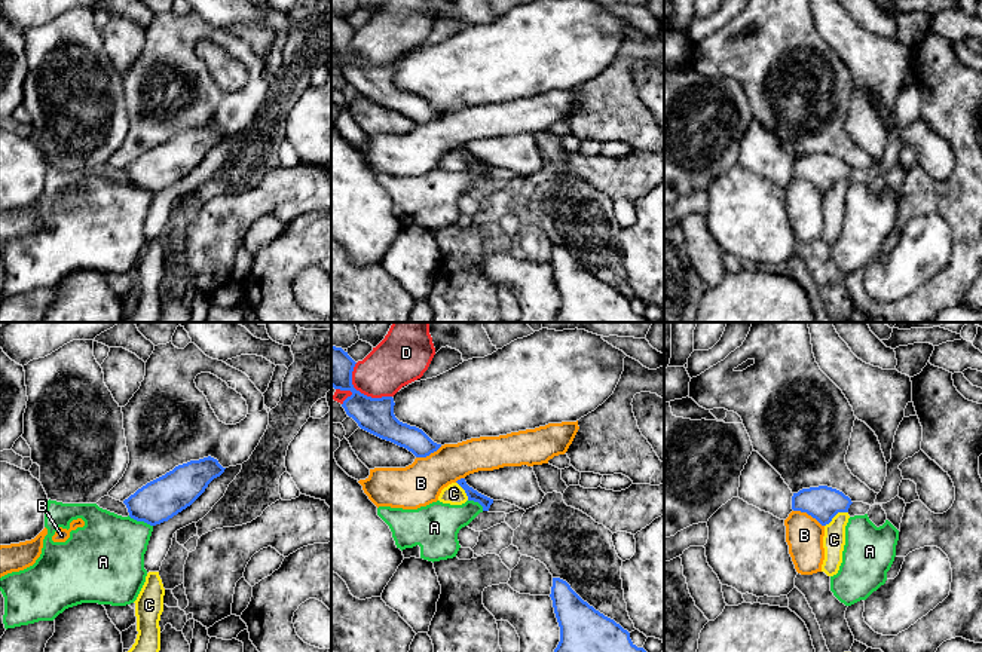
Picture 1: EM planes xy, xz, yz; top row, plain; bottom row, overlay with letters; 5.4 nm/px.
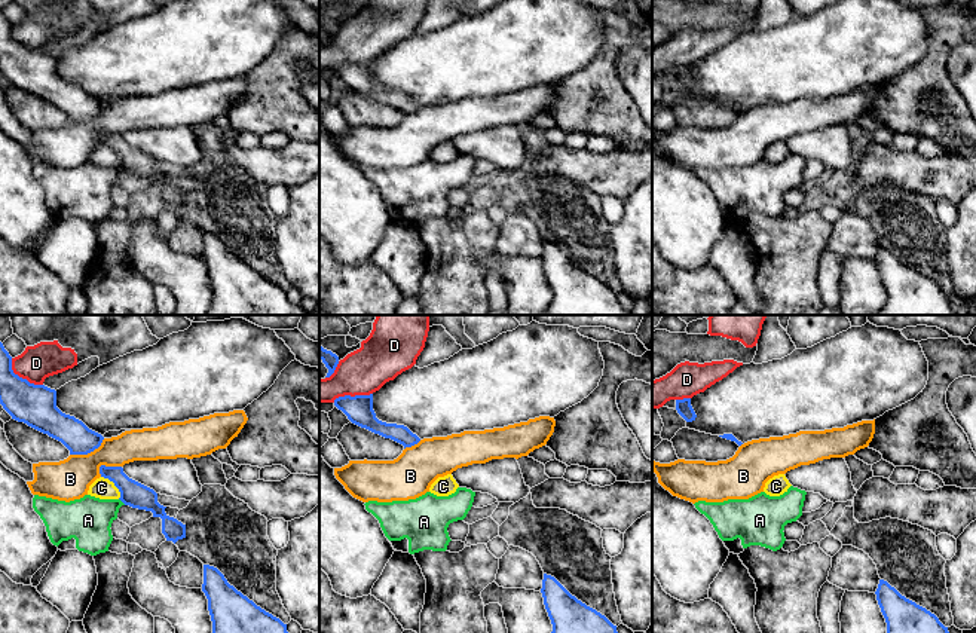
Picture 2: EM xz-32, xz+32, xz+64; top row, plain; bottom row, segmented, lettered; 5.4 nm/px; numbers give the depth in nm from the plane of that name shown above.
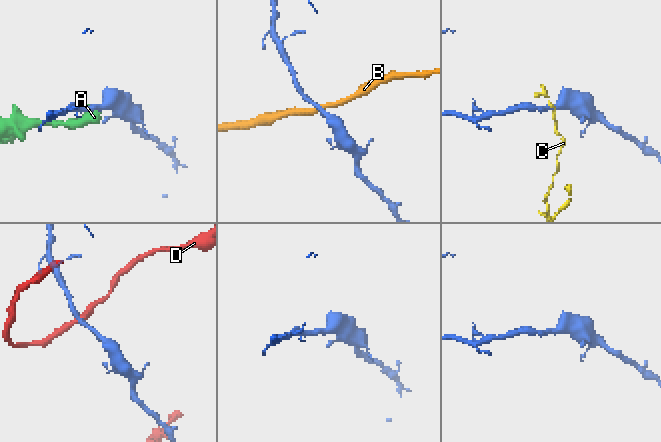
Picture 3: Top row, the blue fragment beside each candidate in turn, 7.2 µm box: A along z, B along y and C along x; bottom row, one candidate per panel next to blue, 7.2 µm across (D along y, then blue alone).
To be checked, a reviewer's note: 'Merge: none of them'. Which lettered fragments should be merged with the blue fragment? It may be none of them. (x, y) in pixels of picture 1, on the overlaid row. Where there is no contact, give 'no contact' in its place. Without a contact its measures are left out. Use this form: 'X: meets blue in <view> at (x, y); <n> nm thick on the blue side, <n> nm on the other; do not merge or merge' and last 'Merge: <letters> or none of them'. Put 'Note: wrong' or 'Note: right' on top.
Note: right
A: meets blue in xy at (140, 520); 220 nm thick on the blue side, 400 nm on the other; do not merge
B: meets blue in yz at (808, 514); 180 nm thick on the blue side, 200 nm on the other; do not merge
C: meets blue in yz at (835, 514); 180 nm thick on the blue side, 120 nm on the other; do not merge
D: meets blue in xz at (360, 392); 220 nm thick on the blue side, 280 nm on the other; do not merge
Merge: none of them

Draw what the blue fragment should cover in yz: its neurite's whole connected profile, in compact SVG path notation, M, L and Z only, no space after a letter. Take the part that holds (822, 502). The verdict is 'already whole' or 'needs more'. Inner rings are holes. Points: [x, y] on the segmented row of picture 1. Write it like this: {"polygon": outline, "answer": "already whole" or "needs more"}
{"polygon": "M827 487L802 489L792 496L792 509L807 512L822 526L826 526L838 512L848 512L851 499L842 492Z", "answer": "already whole"}

